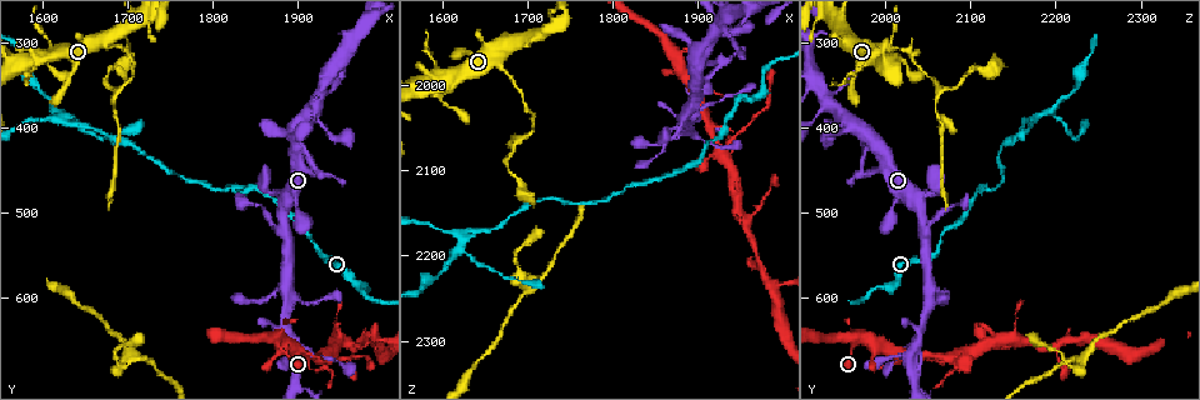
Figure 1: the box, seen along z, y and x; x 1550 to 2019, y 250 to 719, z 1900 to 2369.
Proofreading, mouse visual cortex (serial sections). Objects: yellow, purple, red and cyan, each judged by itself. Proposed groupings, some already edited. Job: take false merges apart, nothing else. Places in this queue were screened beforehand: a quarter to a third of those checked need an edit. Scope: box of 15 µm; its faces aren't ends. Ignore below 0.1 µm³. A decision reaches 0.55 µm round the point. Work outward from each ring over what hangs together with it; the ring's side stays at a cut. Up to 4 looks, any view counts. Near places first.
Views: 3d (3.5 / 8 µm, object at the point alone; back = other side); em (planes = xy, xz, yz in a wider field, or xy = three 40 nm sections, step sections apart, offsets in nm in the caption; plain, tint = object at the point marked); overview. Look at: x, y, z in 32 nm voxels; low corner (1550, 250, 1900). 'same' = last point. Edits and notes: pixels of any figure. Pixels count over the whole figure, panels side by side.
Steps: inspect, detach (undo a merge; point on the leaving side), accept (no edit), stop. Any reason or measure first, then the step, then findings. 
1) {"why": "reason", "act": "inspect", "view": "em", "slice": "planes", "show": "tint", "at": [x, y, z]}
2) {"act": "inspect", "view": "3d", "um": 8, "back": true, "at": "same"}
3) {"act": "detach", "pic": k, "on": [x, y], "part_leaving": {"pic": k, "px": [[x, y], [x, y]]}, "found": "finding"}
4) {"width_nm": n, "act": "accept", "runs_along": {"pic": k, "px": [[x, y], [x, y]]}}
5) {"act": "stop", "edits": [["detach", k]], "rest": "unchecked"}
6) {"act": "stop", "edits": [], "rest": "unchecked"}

{"why": "abrupt turn", "act": "inspect", "view": "3d", "um": 3.5, "at": [1975, 585, 2000]}

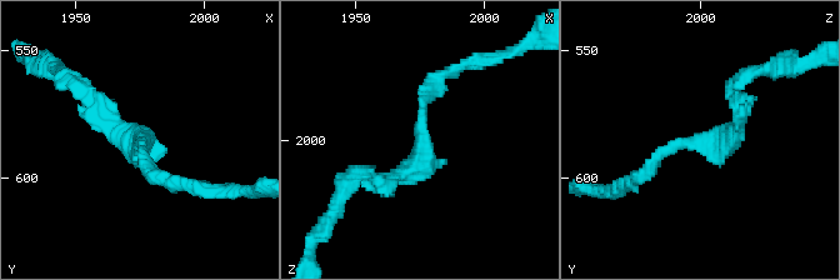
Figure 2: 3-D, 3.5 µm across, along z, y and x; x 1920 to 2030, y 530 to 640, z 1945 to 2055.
{"arm_widths_nm": [200, 200], "why": "need the tissue", "act": "inspect", "view": "em", "slice": "xy", "step": 2, "show": "tint", "at": [1976, 586, 2000]}

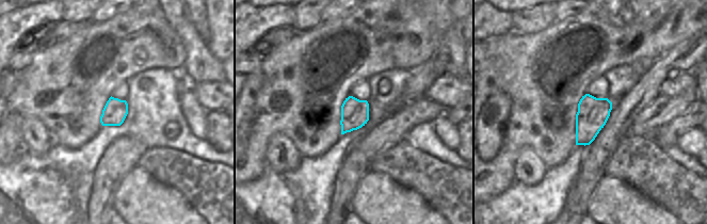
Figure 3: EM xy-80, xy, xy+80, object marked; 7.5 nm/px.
{"why": "cut it another way", "act": "inspect", "view": "em", "slice": "planes", "show": "tint", "at": "same"}

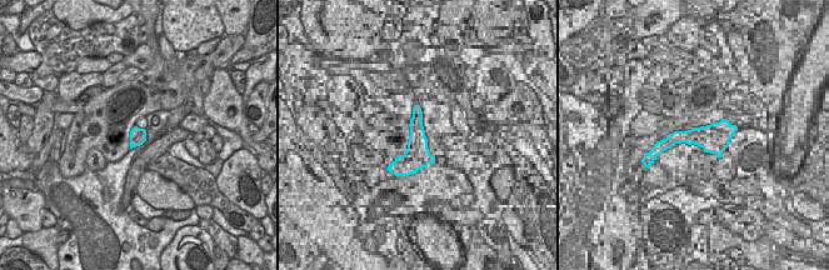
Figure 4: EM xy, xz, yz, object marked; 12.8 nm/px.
{"width_nm": 220, "act": "accept", "runs_along": {"pic": 2, "px": [[740, 109], [730, 140], [675, 144], [634, 179]]}, "found": "continuous, no second cell"}

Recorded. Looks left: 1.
{"why": "side arm on a straight run", "act": "inspect", "view": "3d", "um": 3.5, "at": [1615, 380, 2190]}

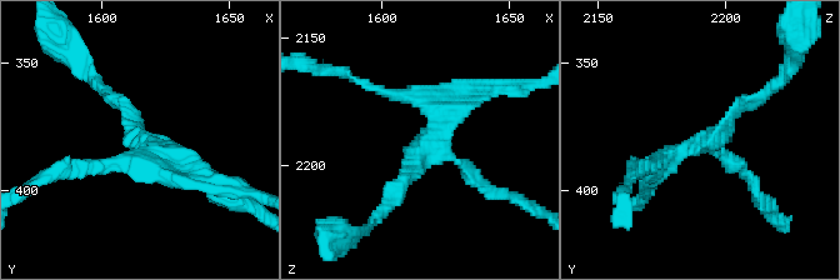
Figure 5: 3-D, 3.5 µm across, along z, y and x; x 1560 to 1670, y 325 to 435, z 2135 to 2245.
{"arm_widths_nm": [150, 200, 250], "act": "accept", "runs_along": {"pic": 5, "px": [[650, 178], [759, 100]]}, "found": "one cell here"}

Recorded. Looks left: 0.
{"act": "stop", "edits": [], "rest": "unchecked"}

